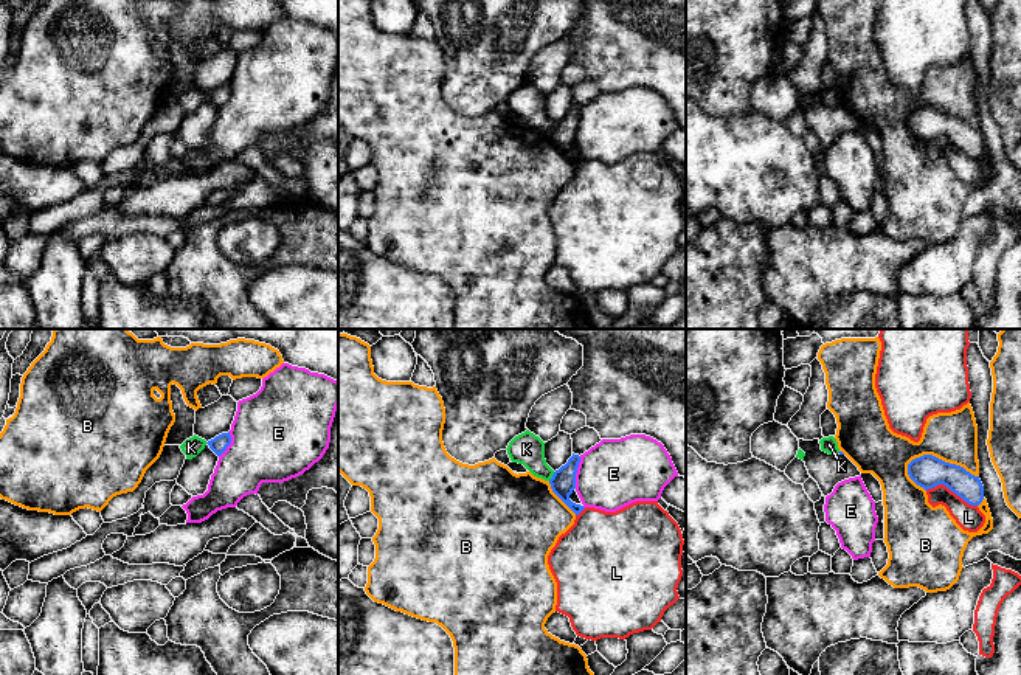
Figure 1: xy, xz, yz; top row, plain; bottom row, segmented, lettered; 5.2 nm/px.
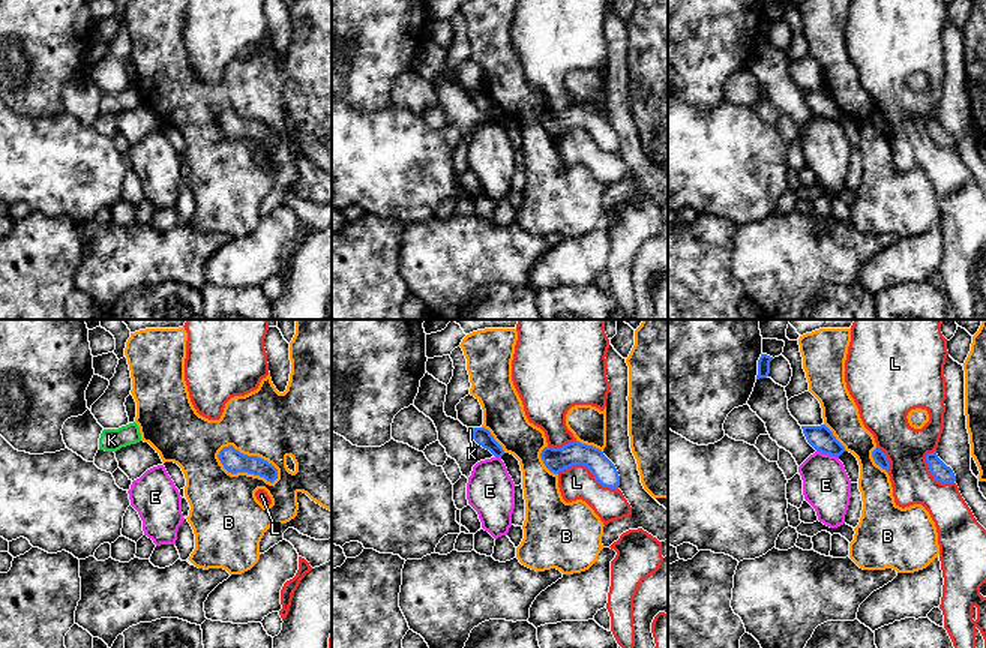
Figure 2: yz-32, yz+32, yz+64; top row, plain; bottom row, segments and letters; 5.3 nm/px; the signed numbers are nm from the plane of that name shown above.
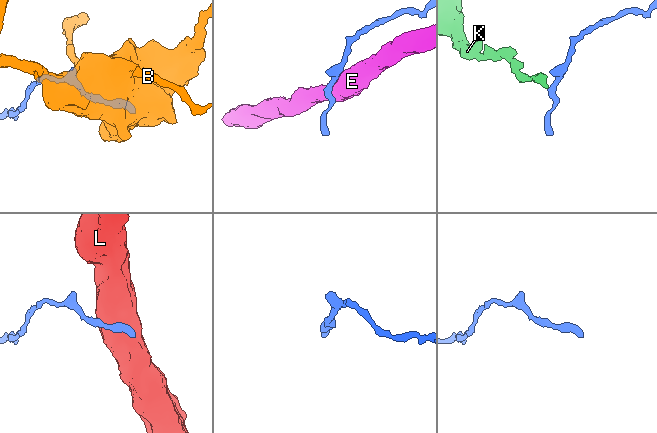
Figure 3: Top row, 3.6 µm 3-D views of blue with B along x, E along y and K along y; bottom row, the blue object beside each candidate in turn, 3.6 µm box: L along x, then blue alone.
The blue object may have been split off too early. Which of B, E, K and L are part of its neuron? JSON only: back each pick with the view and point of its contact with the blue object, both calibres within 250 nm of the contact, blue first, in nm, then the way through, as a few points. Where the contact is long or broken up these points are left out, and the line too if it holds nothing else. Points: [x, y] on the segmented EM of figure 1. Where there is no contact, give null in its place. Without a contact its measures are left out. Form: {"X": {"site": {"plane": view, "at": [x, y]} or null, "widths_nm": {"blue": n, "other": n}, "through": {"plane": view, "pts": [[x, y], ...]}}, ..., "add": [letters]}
{"add": []}

